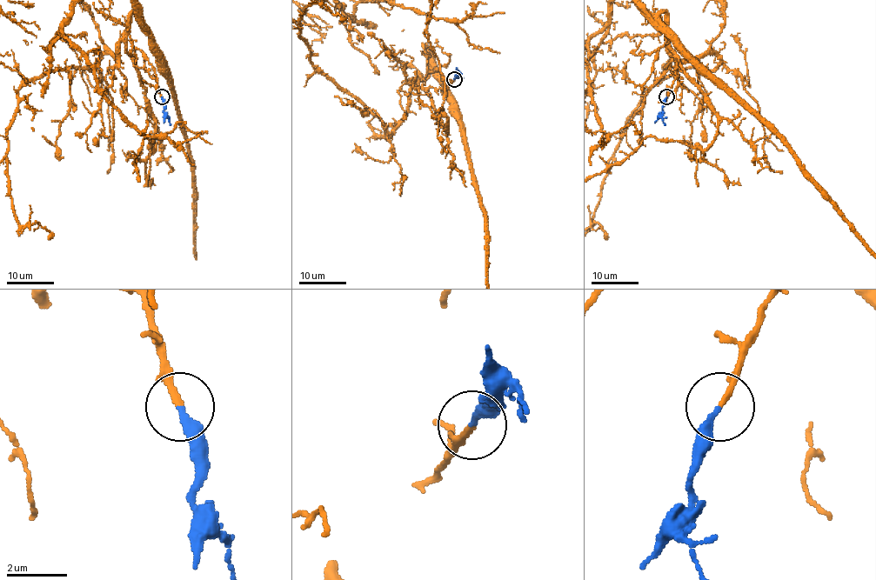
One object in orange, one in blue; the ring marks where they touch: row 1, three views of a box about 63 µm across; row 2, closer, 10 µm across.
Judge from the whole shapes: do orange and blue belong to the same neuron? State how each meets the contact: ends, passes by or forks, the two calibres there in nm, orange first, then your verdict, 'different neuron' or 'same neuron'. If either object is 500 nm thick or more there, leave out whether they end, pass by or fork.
orange ends there; blue ends there; 200 nm thick on the orange side, 240 nm on the other; same neuron

